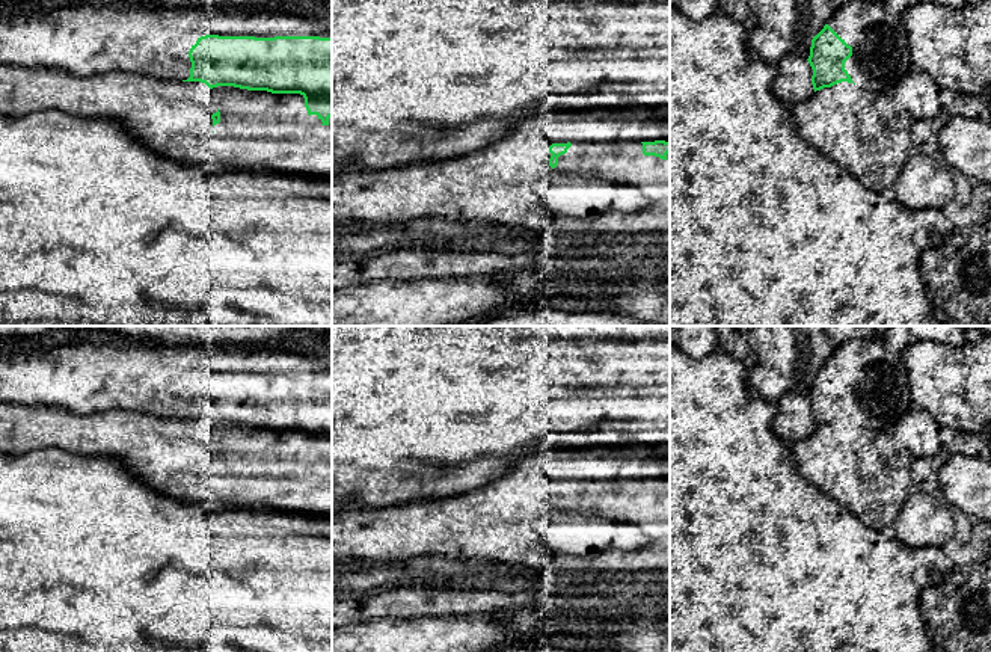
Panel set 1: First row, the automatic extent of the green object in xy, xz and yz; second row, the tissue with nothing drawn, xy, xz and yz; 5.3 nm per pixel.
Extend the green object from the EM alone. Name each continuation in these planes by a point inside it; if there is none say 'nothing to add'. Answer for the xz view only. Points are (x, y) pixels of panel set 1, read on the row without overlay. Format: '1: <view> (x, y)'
nothing to add

